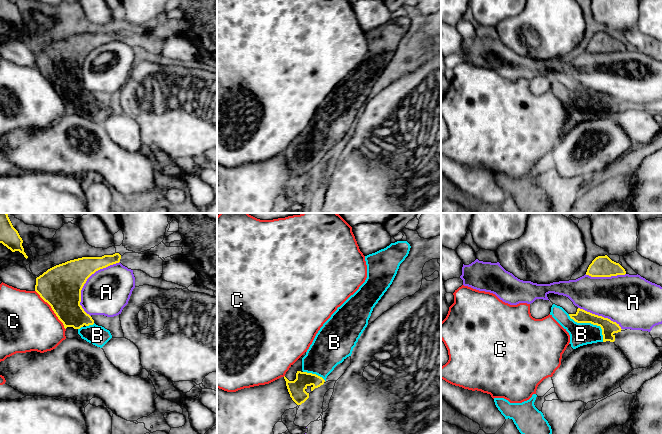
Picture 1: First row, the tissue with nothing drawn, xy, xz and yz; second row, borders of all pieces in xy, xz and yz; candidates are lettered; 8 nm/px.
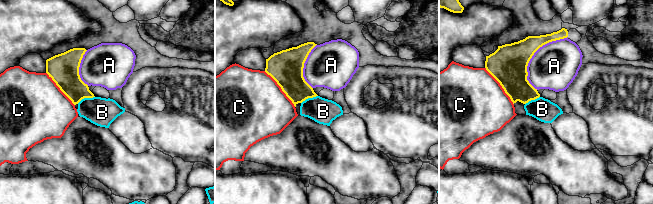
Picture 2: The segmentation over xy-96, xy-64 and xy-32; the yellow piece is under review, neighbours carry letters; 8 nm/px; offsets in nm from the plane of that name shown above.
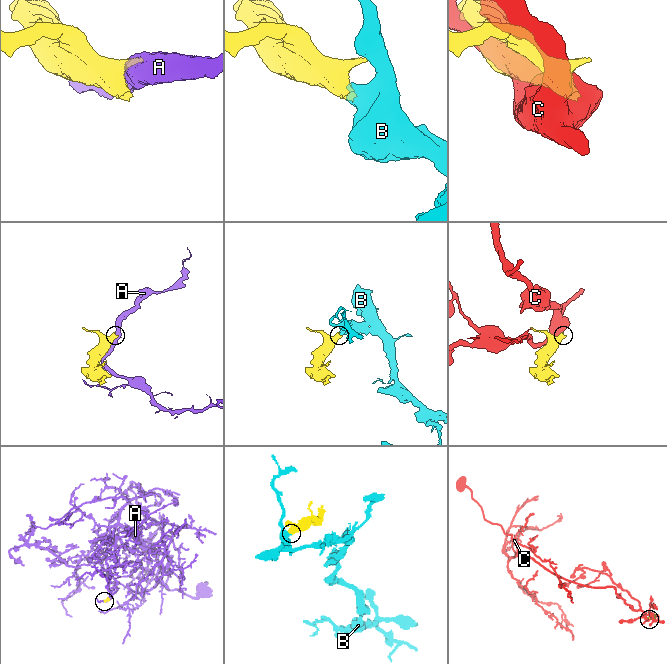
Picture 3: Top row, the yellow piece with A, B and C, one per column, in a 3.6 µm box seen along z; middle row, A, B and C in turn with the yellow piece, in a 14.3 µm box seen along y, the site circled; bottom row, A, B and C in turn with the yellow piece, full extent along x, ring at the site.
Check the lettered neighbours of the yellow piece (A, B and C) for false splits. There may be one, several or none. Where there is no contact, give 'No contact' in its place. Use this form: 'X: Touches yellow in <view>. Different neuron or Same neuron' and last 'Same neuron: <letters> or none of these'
A: Touches yellow in xy. Different neuron
B: Touches yellow in yz. Same neuron
C: Touches yellow in xy. Different neuron
Same neuron: B

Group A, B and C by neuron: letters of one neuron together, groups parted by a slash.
A / B / C

